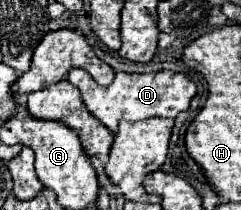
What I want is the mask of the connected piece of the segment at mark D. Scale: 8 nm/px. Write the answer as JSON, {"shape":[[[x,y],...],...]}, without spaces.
{"shape":[[[72,68],[68,80],[78,86],[82,92],[82,100],[90,114],[98,118],[112,132],[118,130],[120,120],[140,120],[140,118],[176,118],[180,112],[188,110],[192,96],[196,94],[194,82],[190,82],[184,74],[176,72],[150,72],[150,74],[126,74],[118,72],[110,86],[98,86],[92,76],[80,68]]]}

